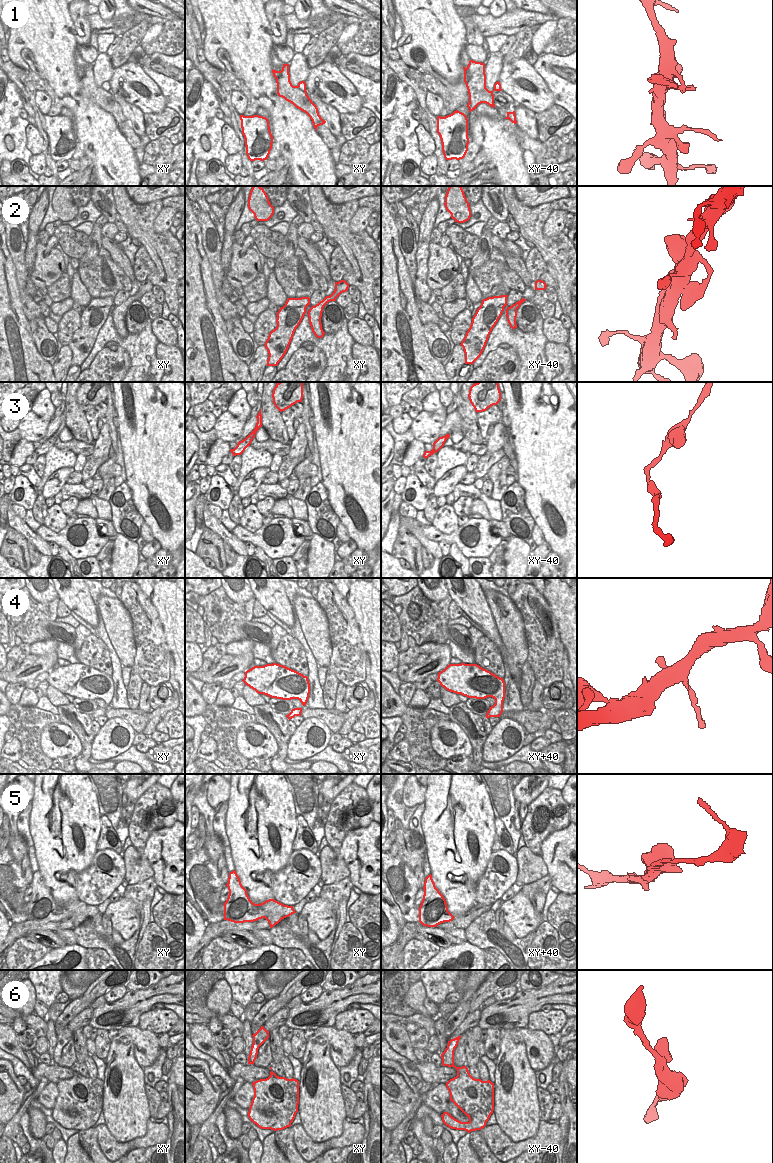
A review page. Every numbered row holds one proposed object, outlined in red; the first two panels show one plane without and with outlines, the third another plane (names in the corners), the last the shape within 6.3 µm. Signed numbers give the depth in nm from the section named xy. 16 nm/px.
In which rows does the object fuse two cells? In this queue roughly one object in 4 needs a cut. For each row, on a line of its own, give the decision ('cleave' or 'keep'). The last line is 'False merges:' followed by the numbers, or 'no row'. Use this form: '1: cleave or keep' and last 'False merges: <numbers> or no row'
1: keep
2: keep
3: cleave
4: keep
5: cleave
6: keep
False merges: 3, 5

